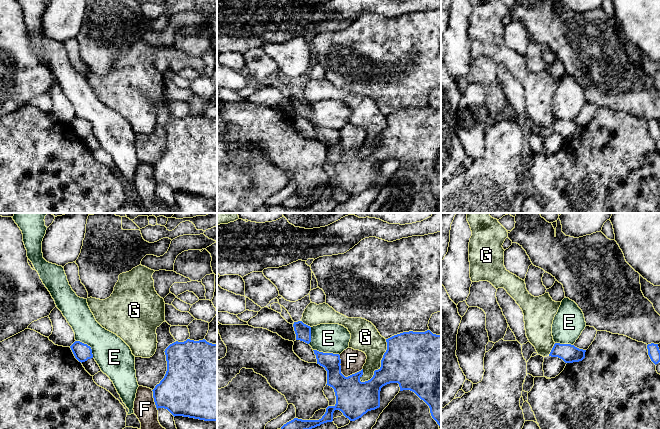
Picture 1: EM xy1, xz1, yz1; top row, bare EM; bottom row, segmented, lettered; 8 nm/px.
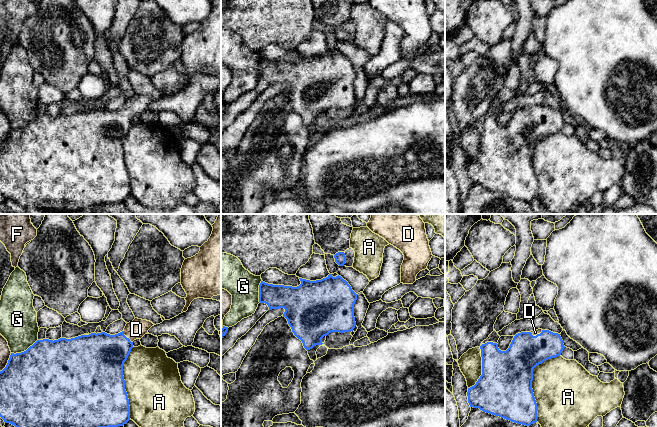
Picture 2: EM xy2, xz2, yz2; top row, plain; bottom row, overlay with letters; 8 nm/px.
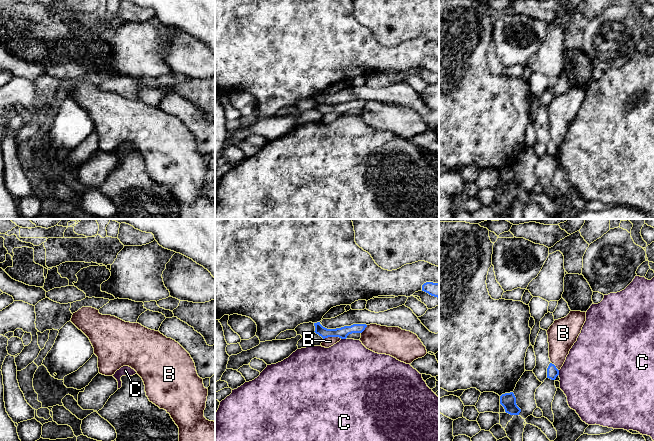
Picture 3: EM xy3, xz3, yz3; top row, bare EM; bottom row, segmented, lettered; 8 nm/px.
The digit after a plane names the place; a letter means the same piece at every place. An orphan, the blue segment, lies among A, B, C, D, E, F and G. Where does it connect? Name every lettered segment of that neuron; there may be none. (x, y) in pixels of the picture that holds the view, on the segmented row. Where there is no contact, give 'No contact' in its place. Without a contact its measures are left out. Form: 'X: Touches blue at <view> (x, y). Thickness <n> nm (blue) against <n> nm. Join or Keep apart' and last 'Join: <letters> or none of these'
A: Touches blue at yz2 (531, 382). Thickness 440 nm (blue) against 460 nm. Keep apart
B: Touches blue at xz3 (332, 336). Thickness 90 nm (blue) against 80 nm. Keep apart
C: Touches blue at xz3 (343, 338). Thickness 90 nm (blue) against 440 nm. Keep apart
D: Touches blue at xy2 (125, 336). Thickness 380 nm (blue) against 150 nm. Join
E: Touches blue at xz1 (326, 353). Thickness 150 nm (blue) against 240 nm. Keep apart
F: Touches blue at xz1 (342, 374). Thickness 300 nm (blue) against 190 nm. Keep apart
G: Touches blue at xz1 (381, 364). Thickness 440 nm (blue) against 220 nm. Keep apart
Join: D

